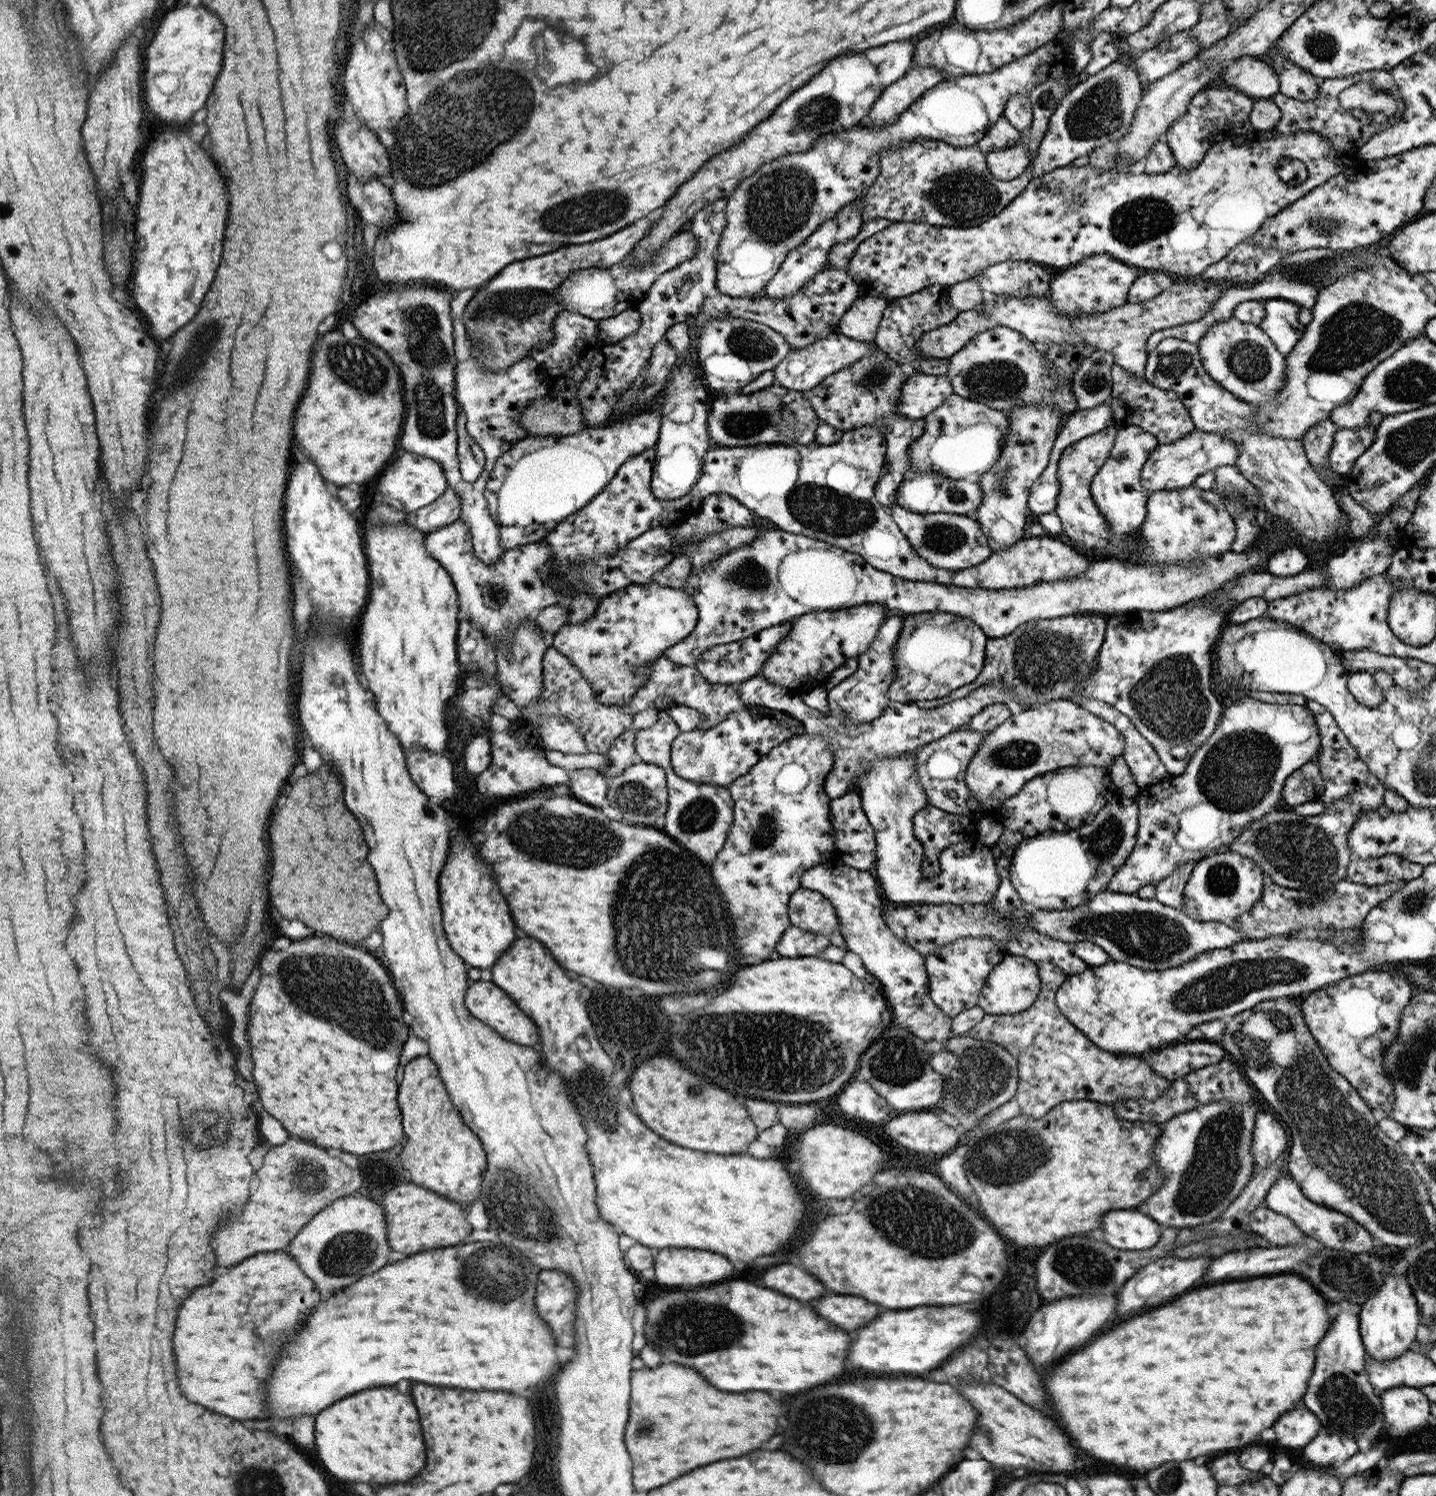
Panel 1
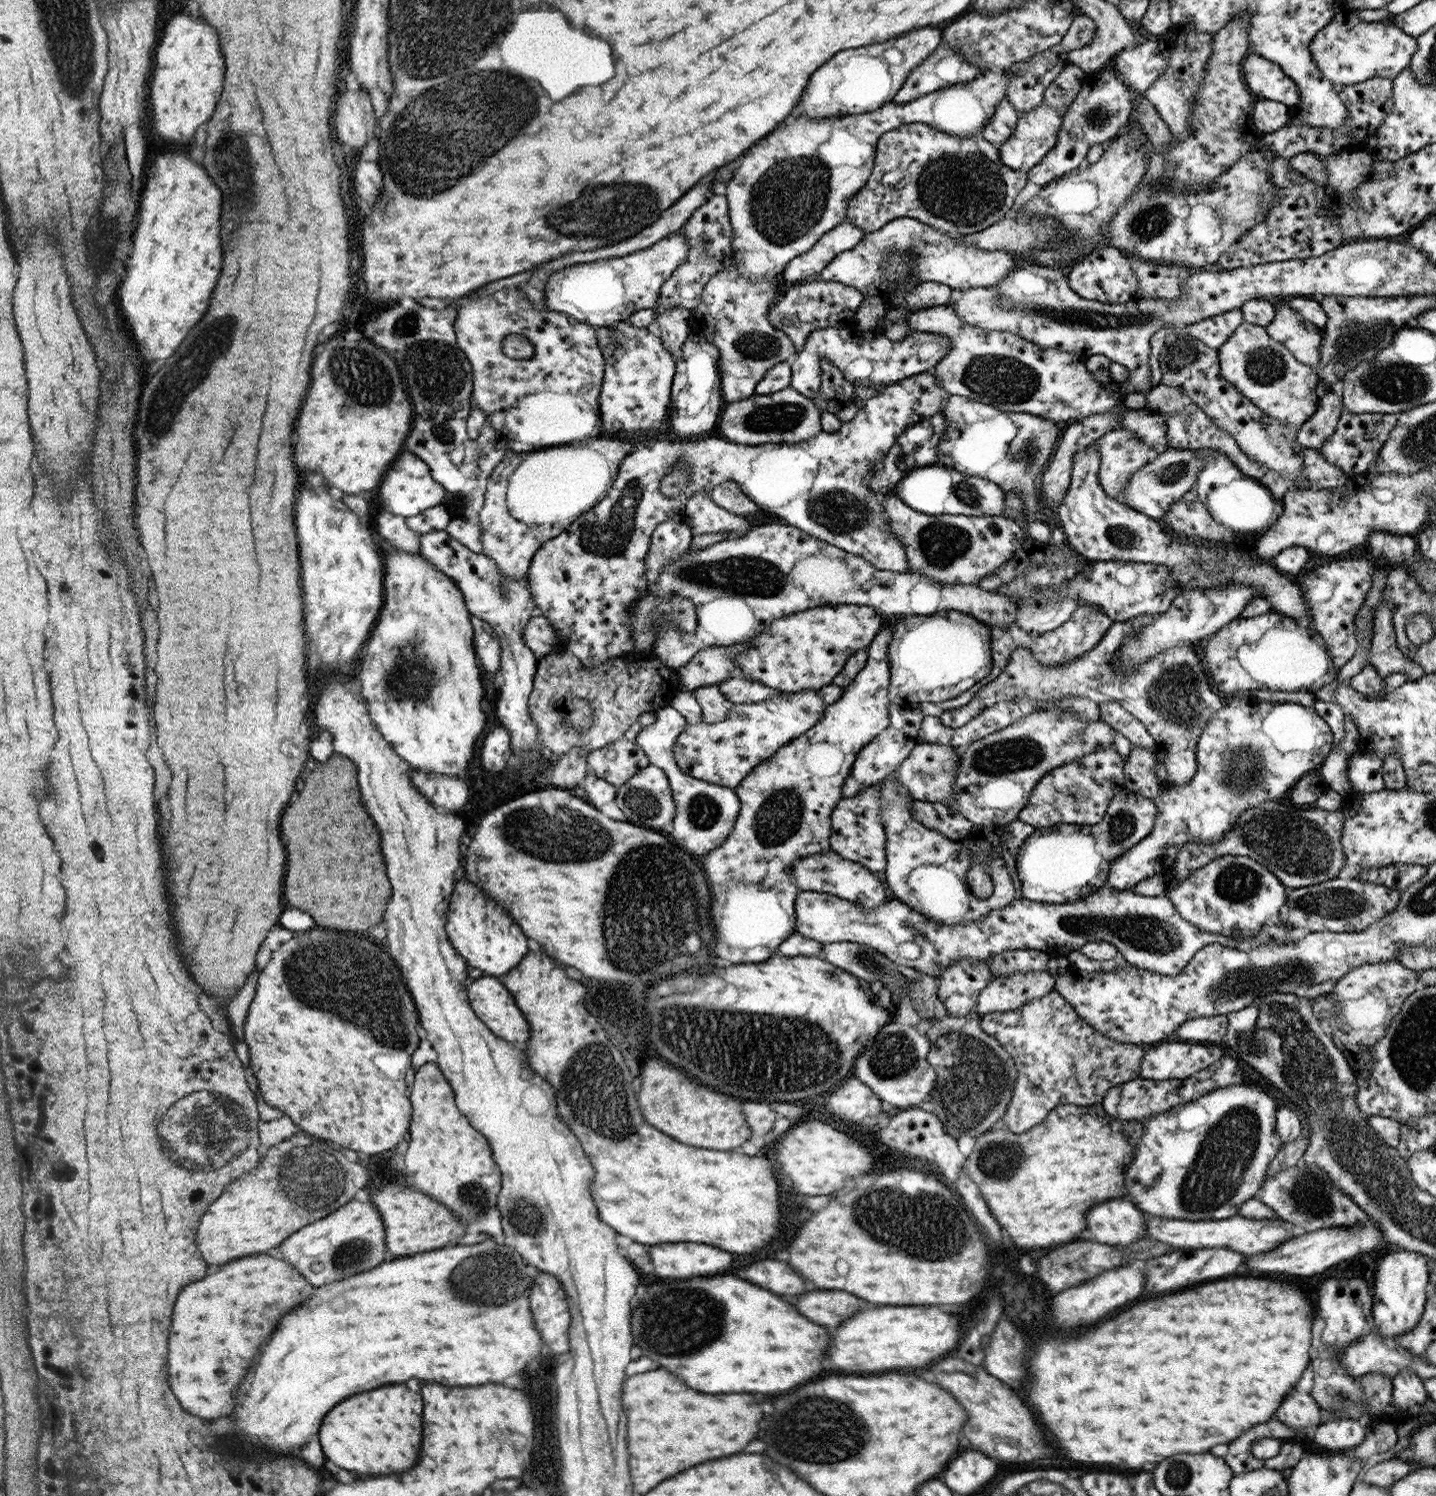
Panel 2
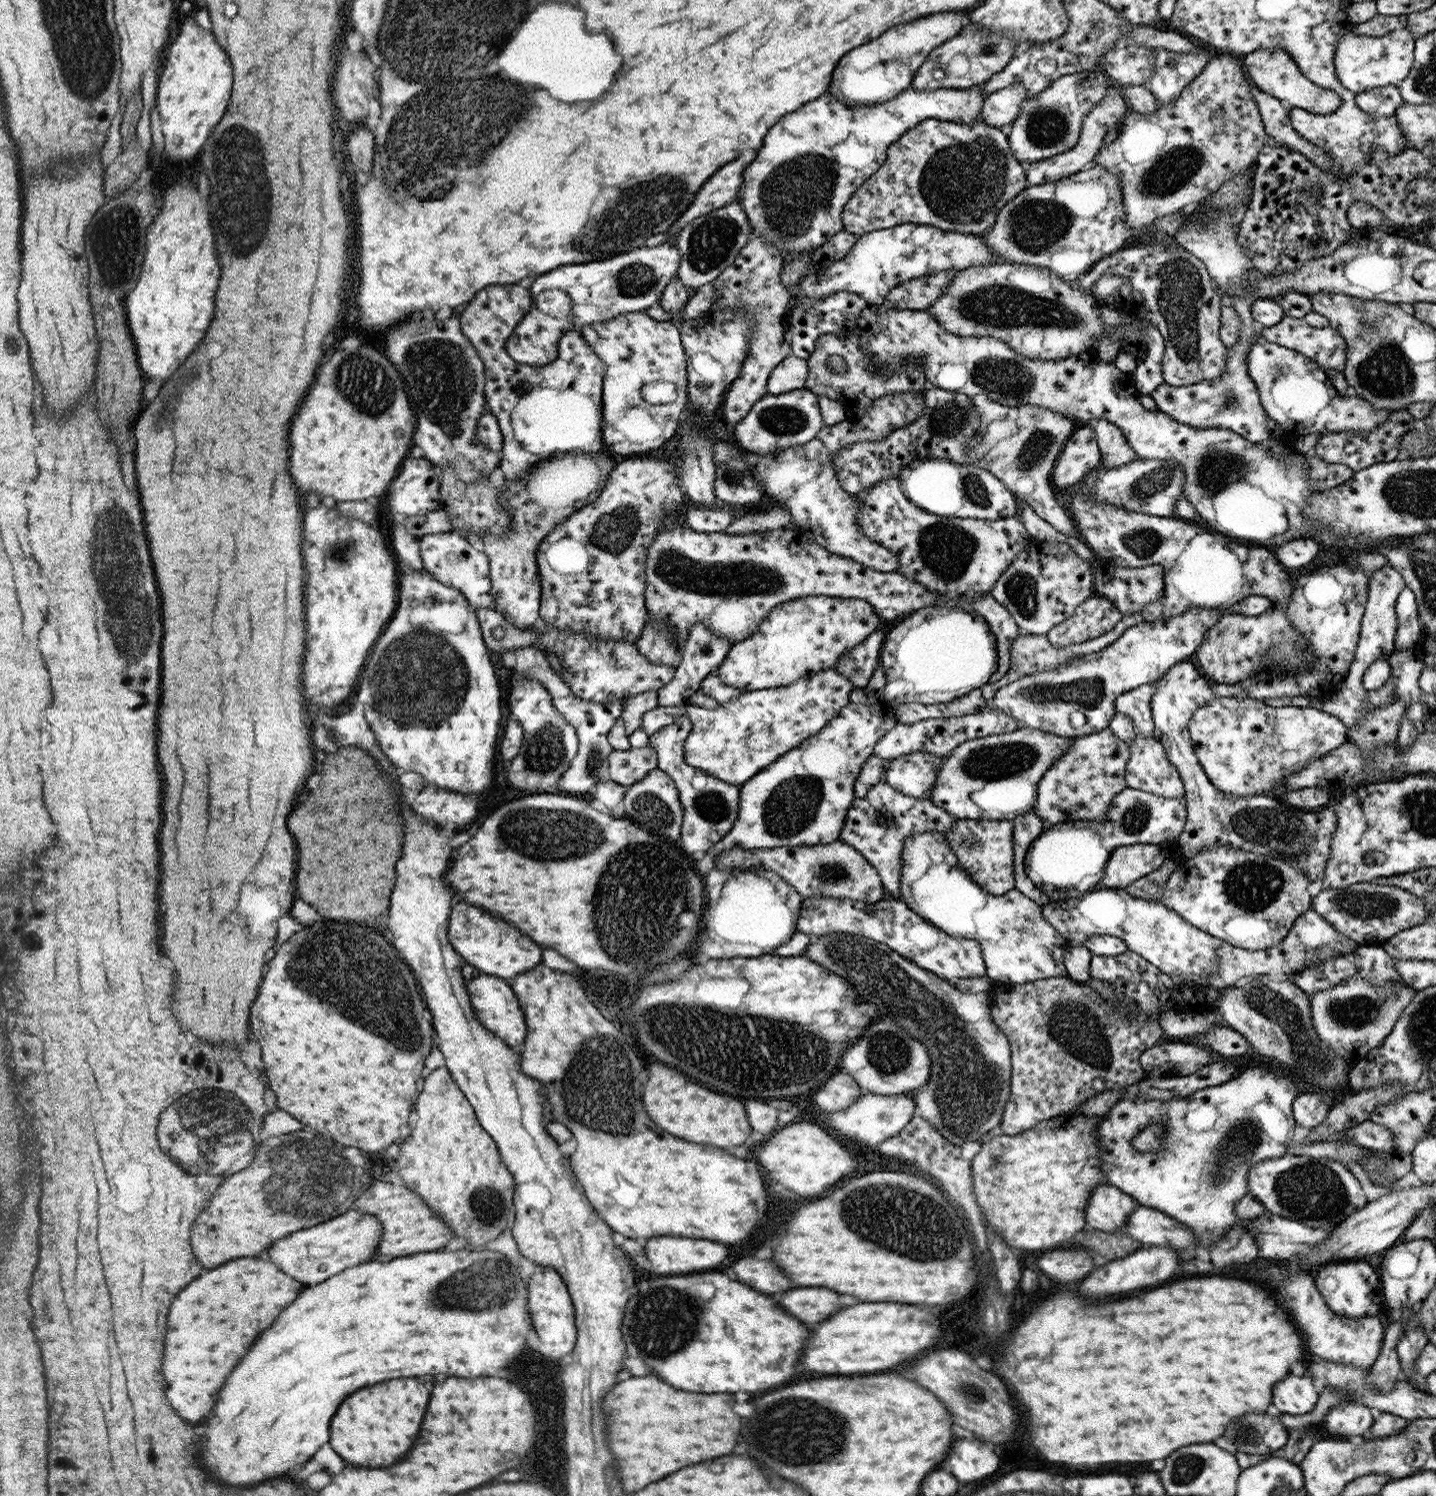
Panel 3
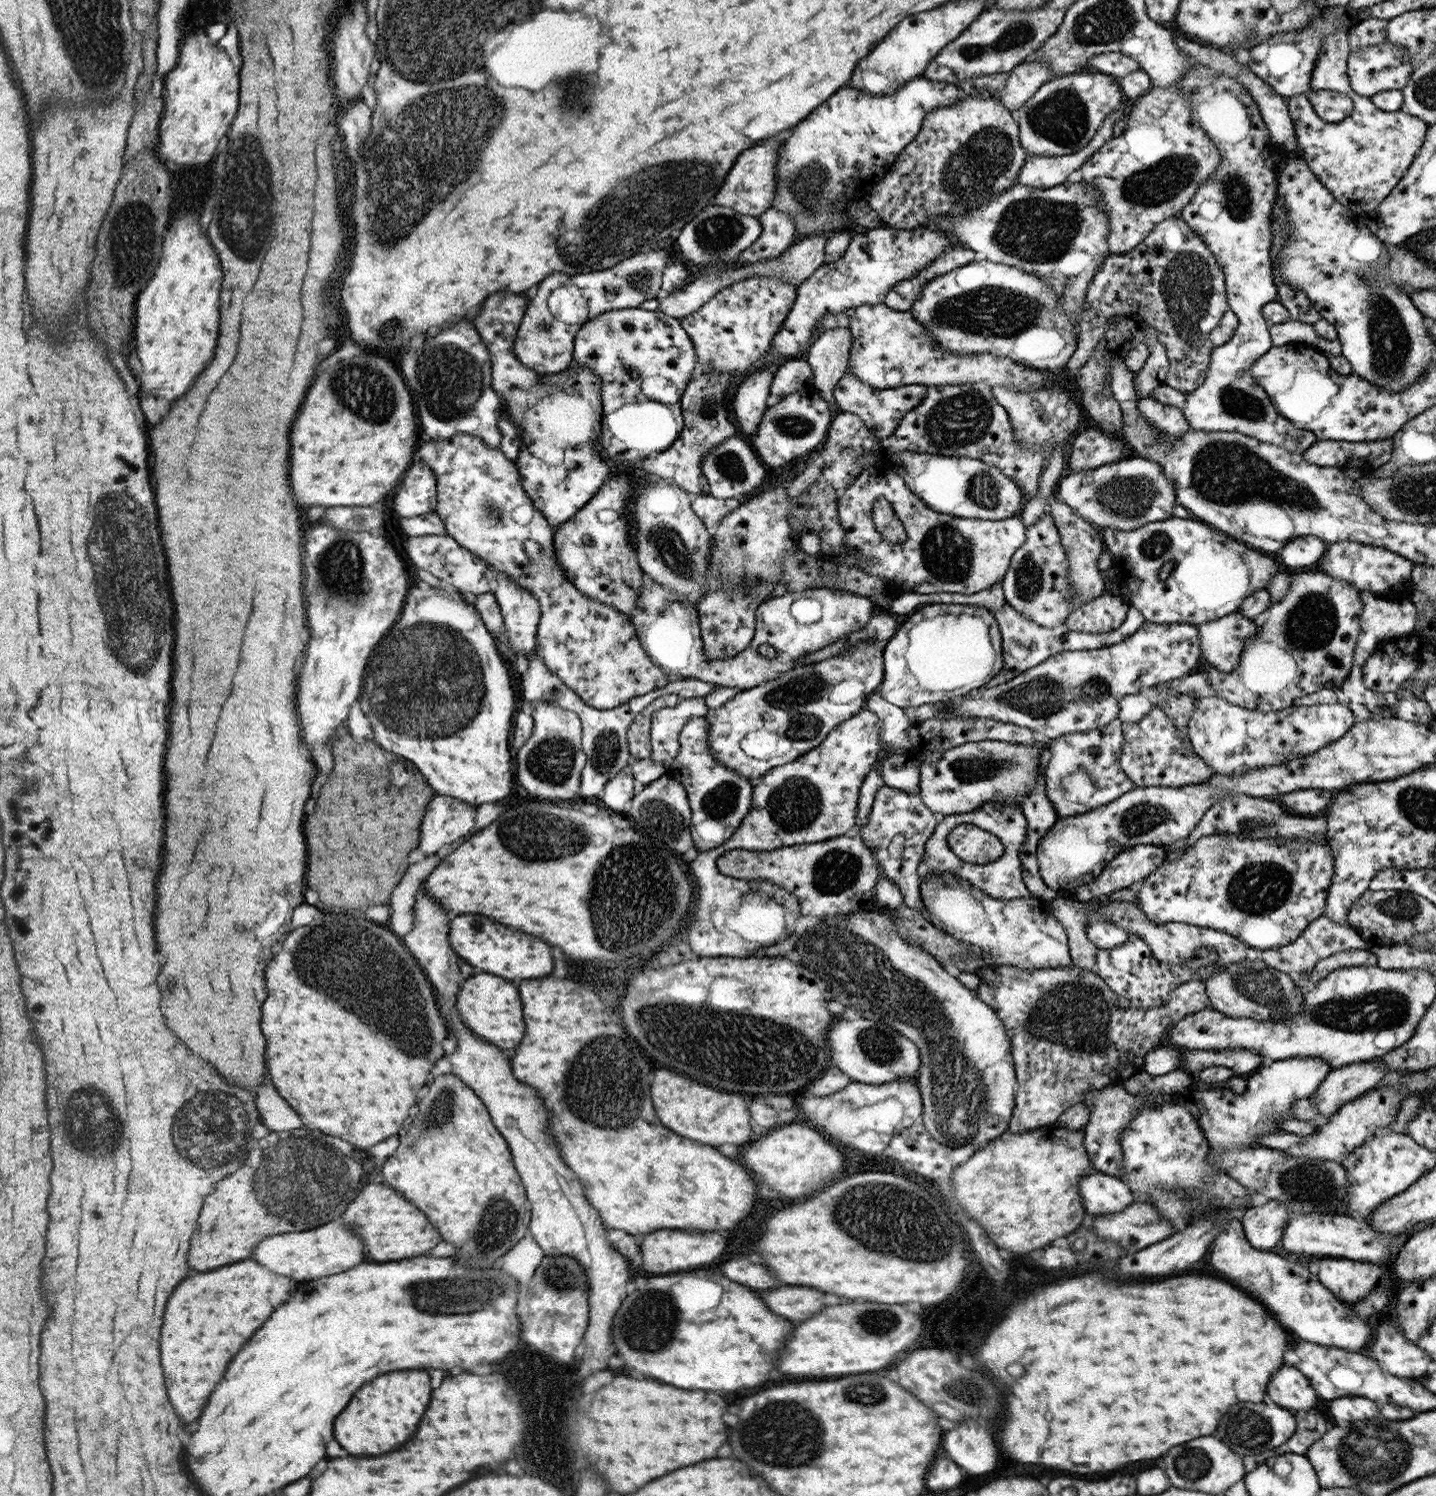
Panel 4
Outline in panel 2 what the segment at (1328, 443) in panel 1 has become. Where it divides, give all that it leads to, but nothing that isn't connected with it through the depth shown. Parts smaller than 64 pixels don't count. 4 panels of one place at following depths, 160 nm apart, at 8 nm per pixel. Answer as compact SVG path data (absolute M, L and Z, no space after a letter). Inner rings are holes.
M1334 388L1326 390L1327 393L1319 400L1316 412L1298 428L1296 438L1303 449L1312 448L1319 451L1336 430L1344 410L1341 391Z

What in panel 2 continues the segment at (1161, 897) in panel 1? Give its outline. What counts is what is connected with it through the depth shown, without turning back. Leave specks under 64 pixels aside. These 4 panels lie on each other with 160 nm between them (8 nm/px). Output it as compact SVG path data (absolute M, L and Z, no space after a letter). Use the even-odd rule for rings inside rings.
M1358 750L1351 756L1348 773L1353 792L1368 794L1385 788L1383 761L1369 751ZM1275 801L1253 806L1236 820L1226 838L1212 844L1189 841L1180 848L1173 864L1172 878L1168 880L1167 890L1172 890L1187 876L1206 866L1211 860L1224 855L1250 857L1267 866L1288 890L1335 879L1345 863L1344 849L1340 840L1344 823L1342 808L1335 811L1298 808L1298 823L1296 823L1296 808L1292 806L1284 806Z

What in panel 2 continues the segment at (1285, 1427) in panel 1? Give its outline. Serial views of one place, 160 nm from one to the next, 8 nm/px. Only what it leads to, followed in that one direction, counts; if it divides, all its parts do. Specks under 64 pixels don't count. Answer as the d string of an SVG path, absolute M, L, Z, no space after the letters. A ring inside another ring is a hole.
M1292 1390L1286 1396L1286 1402L1282 1402L1282 1406L1278 1408L1278 1420L1296 1431L1297 1439L1300 1440L1307 1437L1302 1435L1302 1431L1320 1424L1320 1412L1321 1409L1310 1394L1298 1394L1296 1390Z

